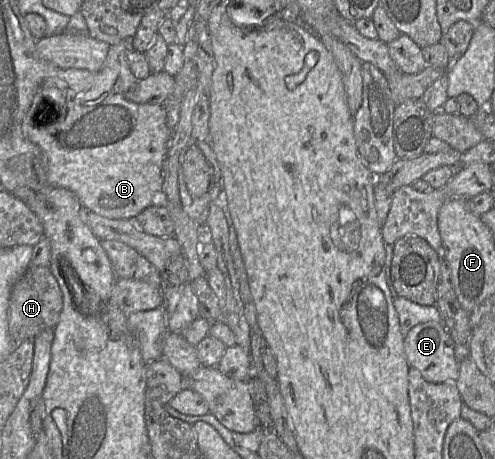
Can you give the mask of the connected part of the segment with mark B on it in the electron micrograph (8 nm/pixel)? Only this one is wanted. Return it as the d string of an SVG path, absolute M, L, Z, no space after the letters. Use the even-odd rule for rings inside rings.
M130 41L111 46L105 65L96 75L94 85L76 98L68 98L68 103L43 103L46 99L37 95L29 105L22 122L24 136L38 146L47 157L47 182L52 186L72 191L84 208L109 219L135 219L153 204L166 204L167 198L161 190L165 159L173 133L167 125L164 106L138 104L127 98L130 89L138 82L127 60L130 49ZM42 104L49 105L42 109L44 117L54 106L57 107L56 113L47 120L36 118Z

